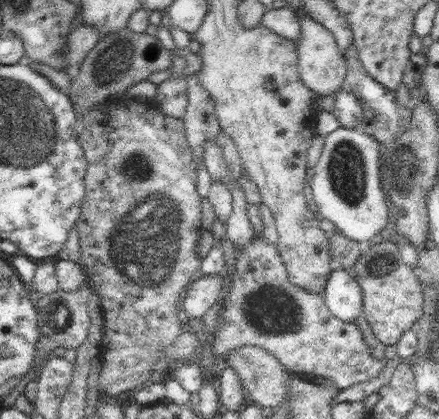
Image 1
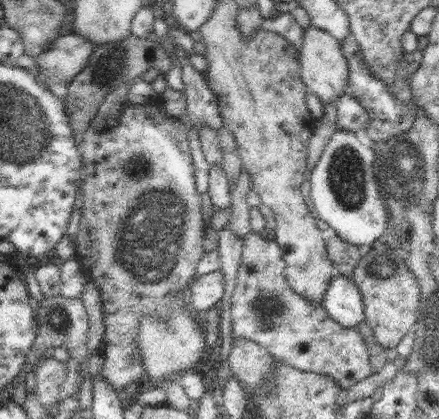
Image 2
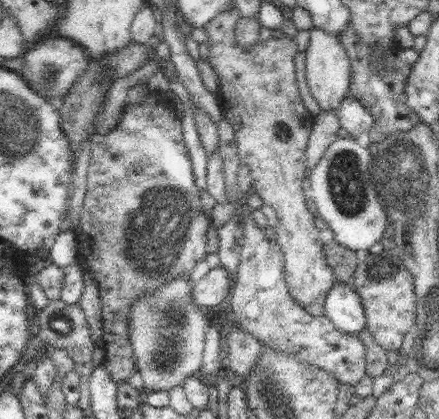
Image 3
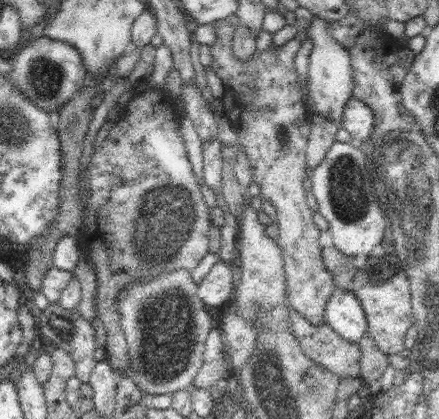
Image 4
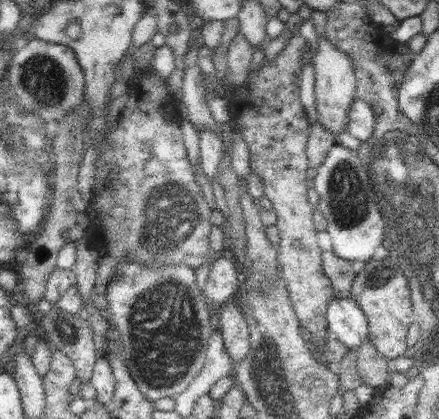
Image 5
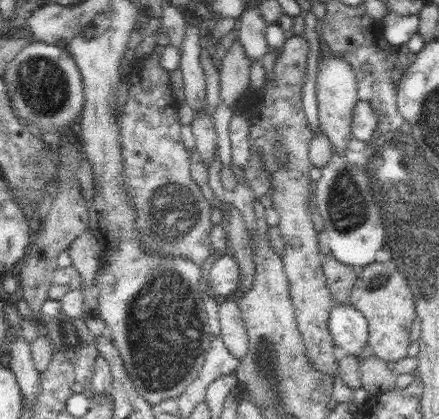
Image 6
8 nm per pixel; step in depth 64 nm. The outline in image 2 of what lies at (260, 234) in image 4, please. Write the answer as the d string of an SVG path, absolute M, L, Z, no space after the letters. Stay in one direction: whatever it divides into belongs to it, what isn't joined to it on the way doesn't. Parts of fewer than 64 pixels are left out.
M251 232L243 248L245 256L241 256L241 262L237 264L235 288L229 298L233 342L253 342L265 348L275 362L311 374L327 374L341 386L341 390L347 390L377 372L369 362L369 352L357 326L341 326L327 314L323 304L309 302L303 294L297 294L287 286L283 256L275 242L269 242L263 234Z

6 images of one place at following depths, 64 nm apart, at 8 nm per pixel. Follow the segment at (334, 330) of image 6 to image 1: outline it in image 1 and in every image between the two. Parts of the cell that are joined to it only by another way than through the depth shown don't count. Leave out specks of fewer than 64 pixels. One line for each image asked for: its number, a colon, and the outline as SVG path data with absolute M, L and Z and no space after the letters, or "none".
1: M333 264L327 276L321 296L325 298L331 314L343 322L355 322L355 318L363 312L363 292L355 282L353 272L345 272L337 264Z
2: M333 272L321 304L325 306L327 314L341 326L357 326L365 320L361 292L357 290L351 276Z
3: M337 278L325 296L325 316L335 328L347 332L347 336L359 336L367 324L359 294L353 286L341 284Z
4: M335 288L327 300L323 318L345 342L359 342L359 338L367 332L365 312L351 290Z
5: M333 290L333 300L327 304L327 332L343 342L347 350L357 350L363 338L369 338L369 326L363 310L351 296L341 296Z

